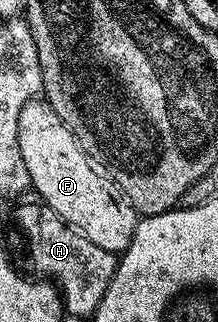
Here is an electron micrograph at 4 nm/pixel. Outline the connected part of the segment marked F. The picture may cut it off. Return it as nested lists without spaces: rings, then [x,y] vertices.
[[[36,99],[25,103],[25,107],[21,109],[21,119],[17,123],[17,131],[21,143],[21,159],[25,159],[31,189],[39,192],[38,200],[42,204],[53,207],[53,211],[57,211],[57,215],[61,215],[61,219],[65,219],[69,227],[85,235],[89,243],[97,243],[97,247],[105,247],[105,251],[116,255],[123,254],[133,239],[133,231],[137,224],[135,209],[127,202],[126,195],[119,190],[119,184],[108,177],[106,172],[96,165],[88,157],[87,152],[79,146],[79,141],[73,135],[73,131],[65,127],[57,111],[53,111],[53,107],[46,99]]]

